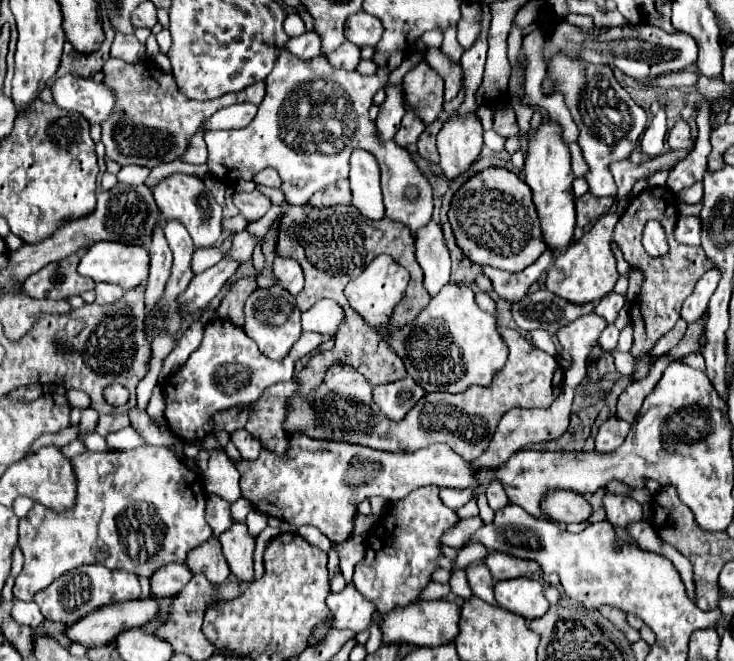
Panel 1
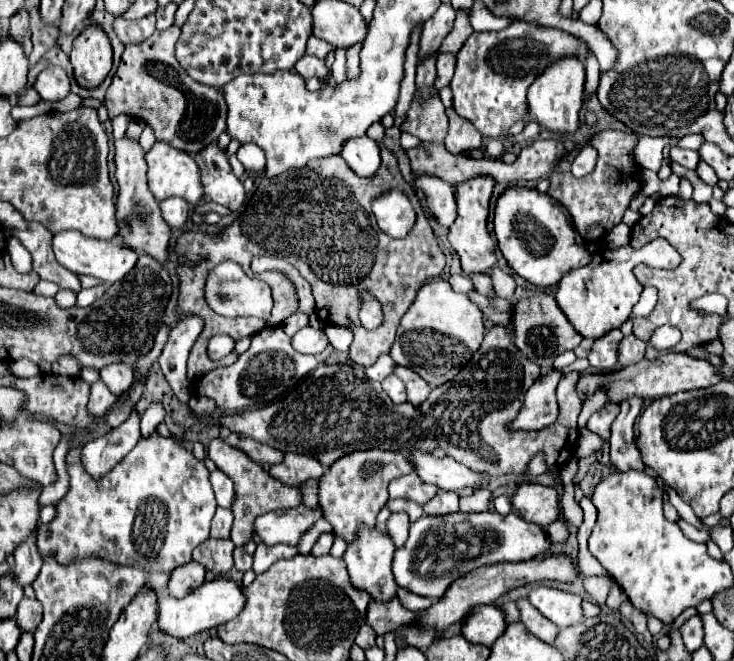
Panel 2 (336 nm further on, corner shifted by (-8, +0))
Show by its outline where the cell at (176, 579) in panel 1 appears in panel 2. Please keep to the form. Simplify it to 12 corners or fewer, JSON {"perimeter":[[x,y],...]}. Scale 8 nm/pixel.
{"perimeter":[[197,562],[175,568],[169,594],[185,598],[205,582],[205,568]]}

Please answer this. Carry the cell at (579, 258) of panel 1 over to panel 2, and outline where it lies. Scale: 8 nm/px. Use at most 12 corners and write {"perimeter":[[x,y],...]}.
{"perimeter":[[667,240],[601,248],[557,284],[585,338],[619,328],[639,300],[635,264],[677,268]]}

